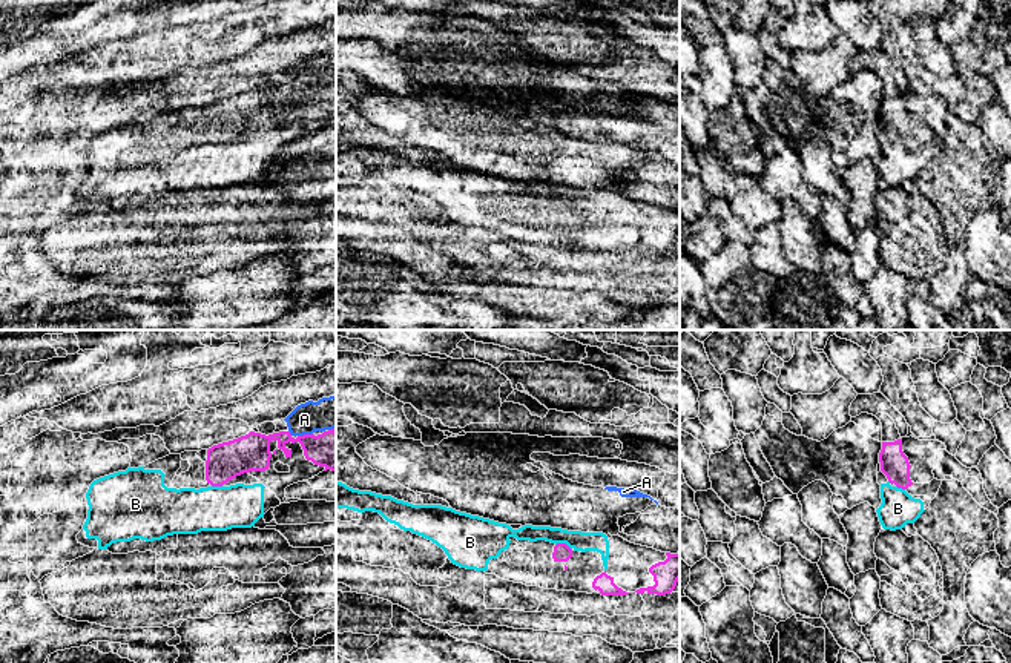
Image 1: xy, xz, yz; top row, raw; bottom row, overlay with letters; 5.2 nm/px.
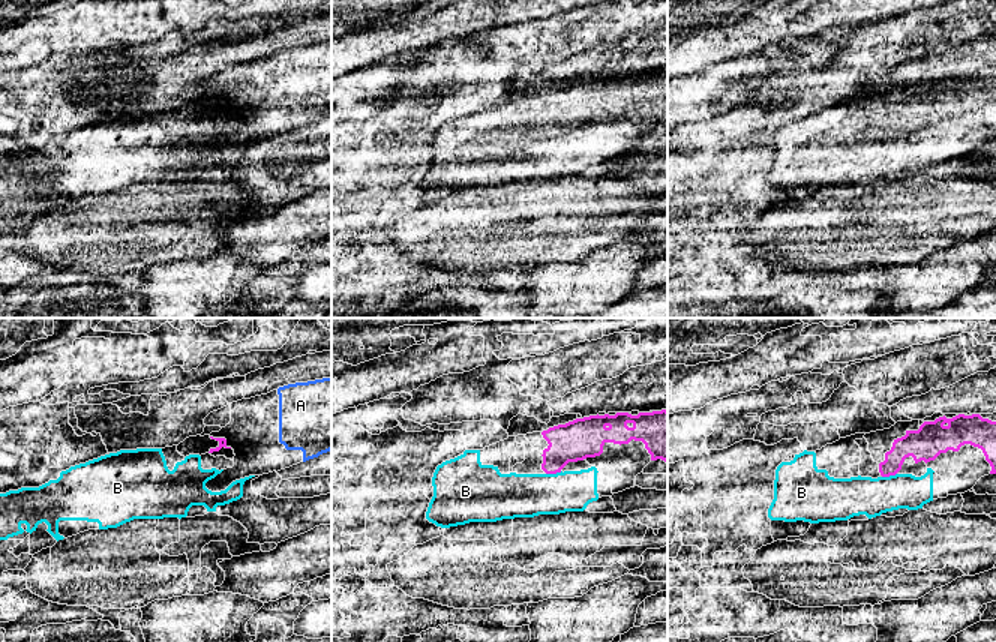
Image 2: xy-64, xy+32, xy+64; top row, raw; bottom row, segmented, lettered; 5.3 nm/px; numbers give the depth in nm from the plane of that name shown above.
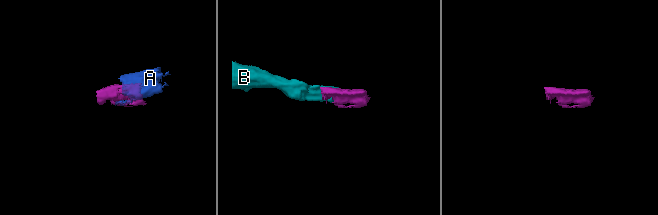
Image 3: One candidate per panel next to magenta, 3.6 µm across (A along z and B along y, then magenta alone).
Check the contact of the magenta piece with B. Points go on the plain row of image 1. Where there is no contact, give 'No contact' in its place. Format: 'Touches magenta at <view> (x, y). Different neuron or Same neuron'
Touches magenta at xz (563, 200). Same neuron

